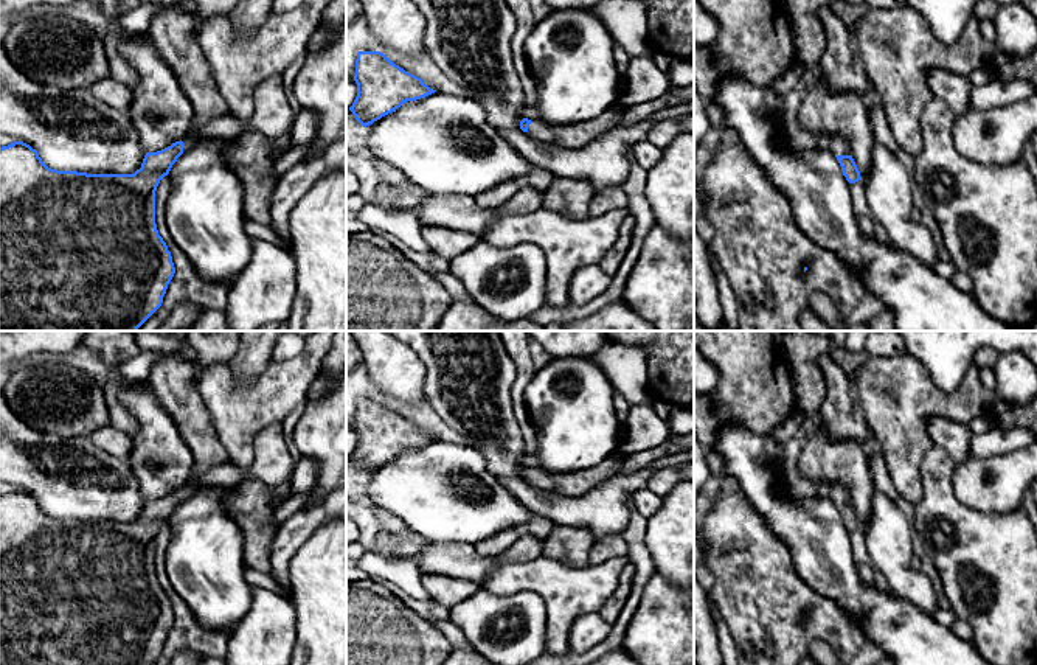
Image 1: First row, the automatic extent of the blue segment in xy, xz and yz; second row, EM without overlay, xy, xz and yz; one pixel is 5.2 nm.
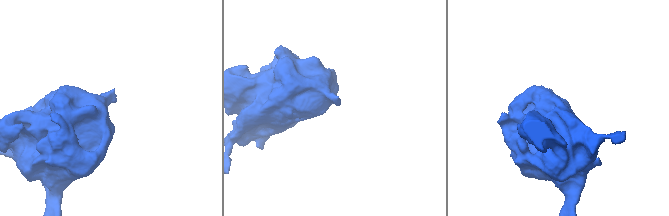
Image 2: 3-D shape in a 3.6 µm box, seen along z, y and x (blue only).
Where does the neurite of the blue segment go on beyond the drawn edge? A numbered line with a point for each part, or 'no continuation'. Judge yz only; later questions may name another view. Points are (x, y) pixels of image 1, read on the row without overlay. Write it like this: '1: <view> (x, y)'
1: yz (839, 493)

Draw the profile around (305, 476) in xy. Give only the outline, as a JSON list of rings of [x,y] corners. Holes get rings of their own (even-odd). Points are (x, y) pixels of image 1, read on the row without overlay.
[[[300,455],[290,482],[292,496],[307,494],[317,483],[318,471],[320,463],[315,458]]]

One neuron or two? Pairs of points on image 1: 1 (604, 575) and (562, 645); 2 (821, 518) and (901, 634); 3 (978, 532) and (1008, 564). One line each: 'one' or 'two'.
1: one
2: one
3: one

